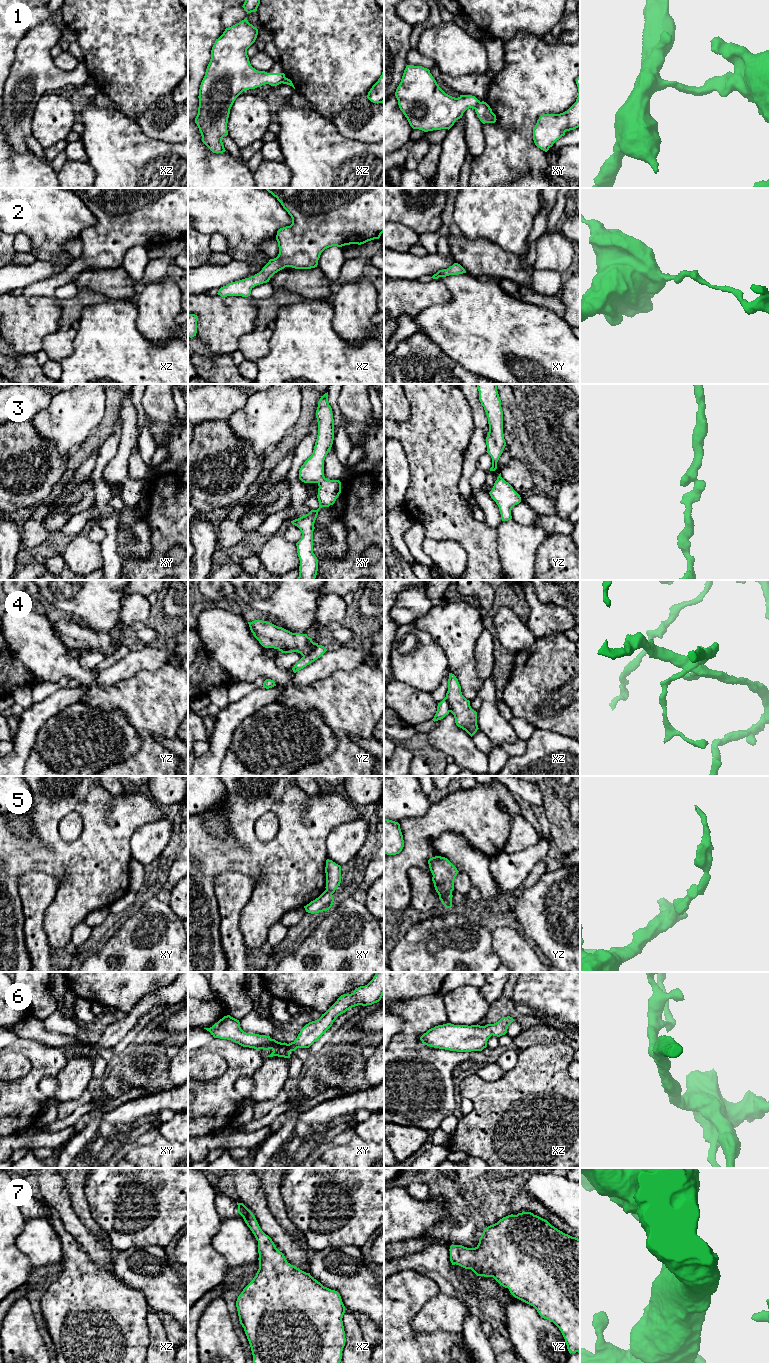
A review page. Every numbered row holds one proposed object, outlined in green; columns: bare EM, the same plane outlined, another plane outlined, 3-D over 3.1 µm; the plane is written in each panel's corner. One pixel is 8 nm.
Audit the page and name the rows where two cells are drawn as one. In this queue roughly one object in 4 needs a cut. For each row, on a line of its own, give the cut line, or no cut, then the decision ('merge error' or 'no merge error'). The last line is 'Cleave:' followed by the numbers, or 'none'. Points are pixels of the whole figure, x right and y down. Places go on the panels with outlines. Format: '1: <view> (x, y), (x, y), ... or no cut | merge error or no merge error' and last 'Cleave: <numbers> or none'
1: xy (480, 102), (474, 108) | merge error
2: no cut | no merge error
3: no cut | no merge error
4: yz (318, 645), (303, 657) | merge error
5: yz (451, 891), (439, 896) | merge error
6: no cut | no merge error
7: no cut | no merge error
Cleave: 1, 4, 5

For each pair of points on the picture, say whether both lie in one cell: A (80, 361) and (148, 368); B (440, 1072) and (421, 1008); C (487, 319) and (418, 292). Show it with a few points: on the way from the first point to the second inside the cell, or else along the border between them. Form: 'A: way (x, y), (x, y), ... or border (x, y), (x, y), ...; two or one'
A: way (97, 364), (131, 364); one
B: way (424, 1056), (414, 1046), (415, 1024); one
C: border (440, 280), (450, 298), (422, 311); two

